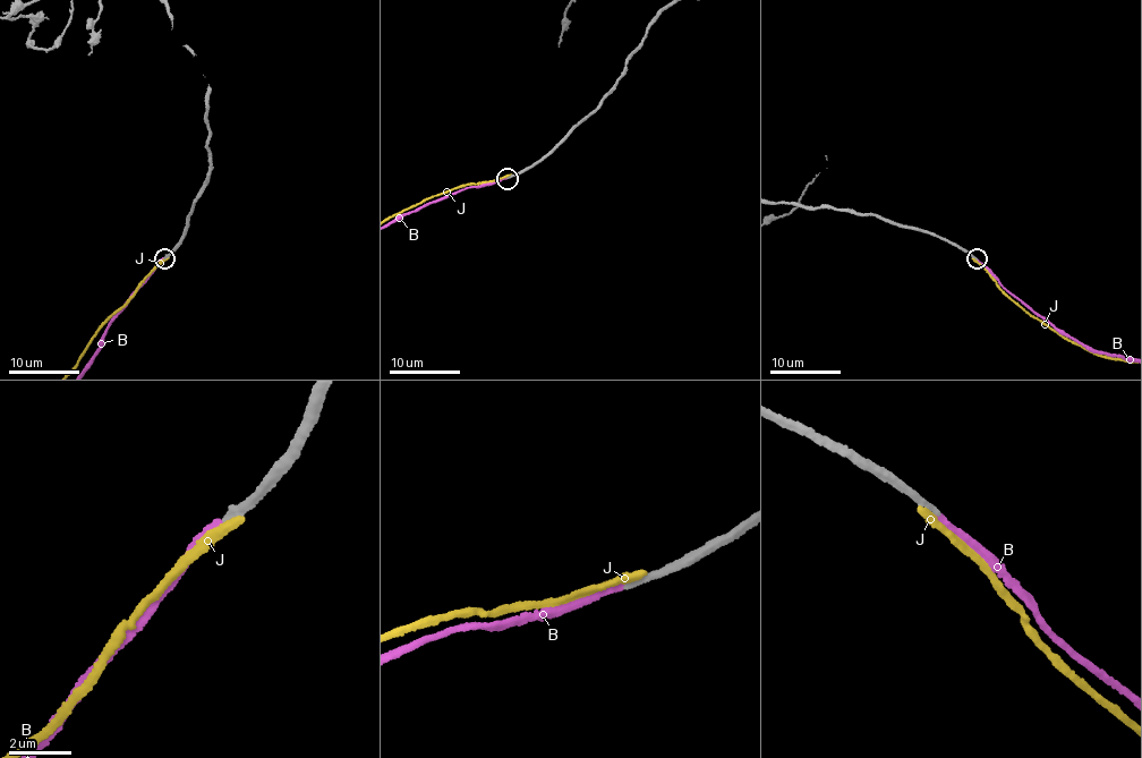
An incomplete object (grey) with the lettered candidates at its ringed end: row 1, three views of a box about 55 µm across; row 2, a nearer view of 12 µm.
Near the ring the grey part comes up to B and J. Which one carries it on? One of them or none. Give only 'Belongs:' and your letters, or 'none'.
Belongs: B

